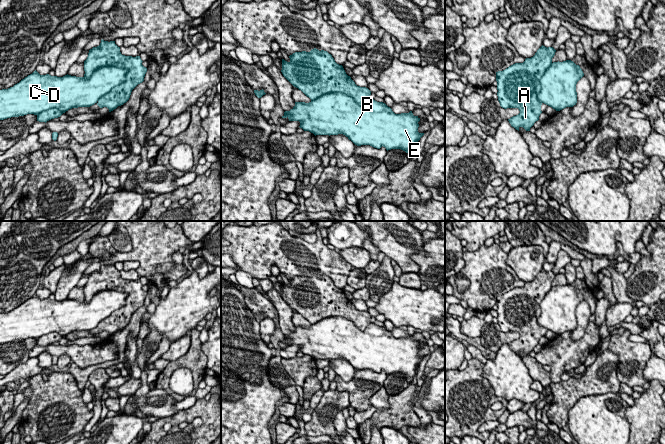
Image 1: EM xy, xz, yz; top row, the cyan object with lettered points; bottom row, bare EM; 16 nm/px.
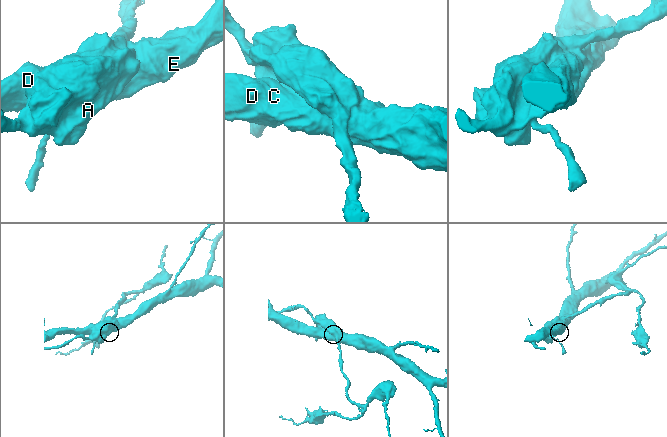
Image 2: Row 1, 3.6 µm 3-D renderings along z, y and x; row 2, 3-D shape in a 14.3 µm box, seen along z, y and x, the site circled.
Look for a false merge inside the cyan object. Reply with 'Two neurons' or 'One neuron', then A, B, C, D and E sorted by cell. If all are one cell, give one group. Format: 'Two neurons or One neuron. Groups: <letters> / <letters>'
Two neurons. Groups: A / B C D E

